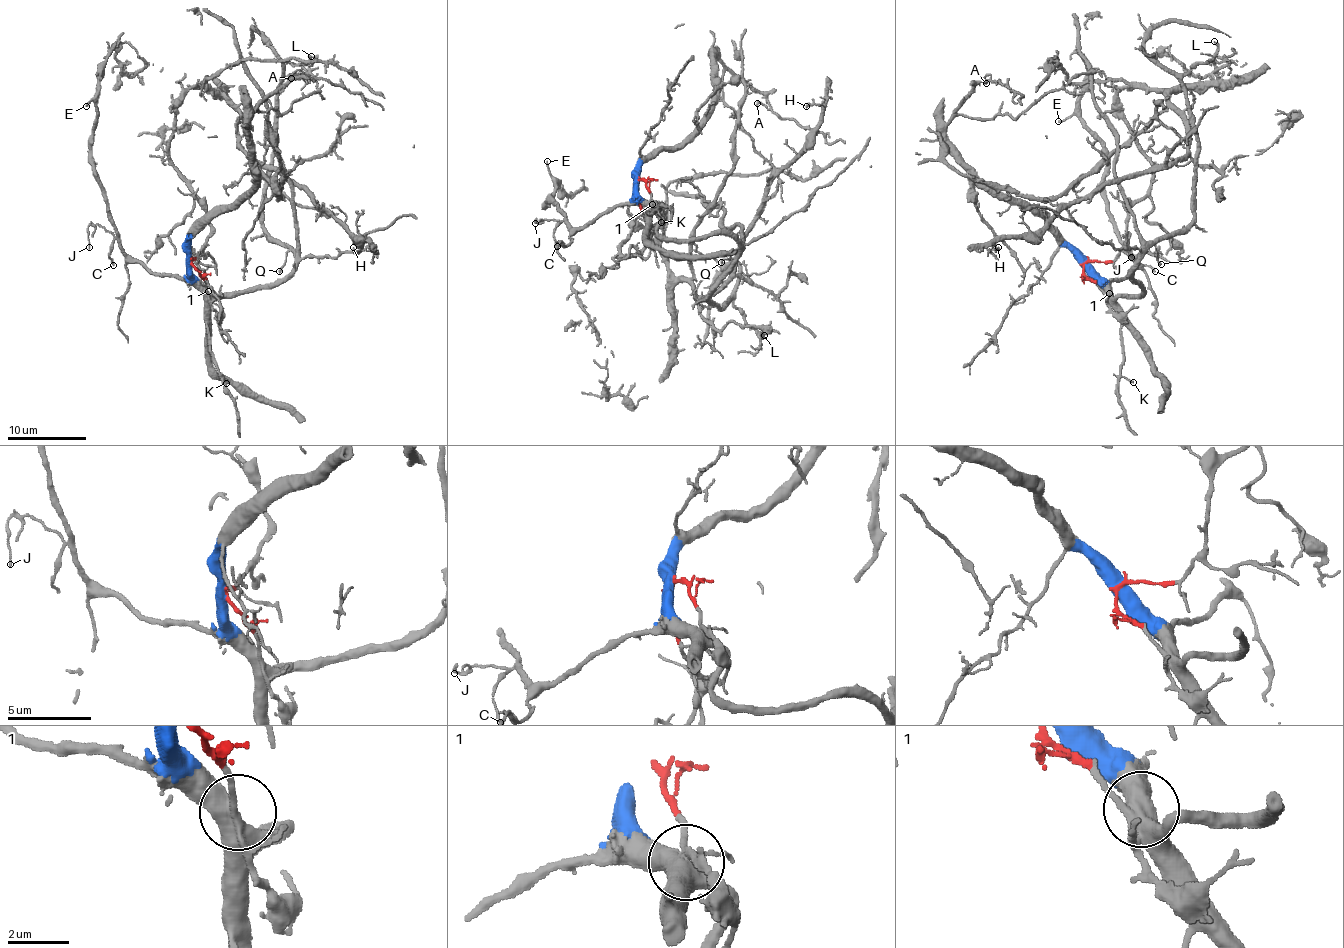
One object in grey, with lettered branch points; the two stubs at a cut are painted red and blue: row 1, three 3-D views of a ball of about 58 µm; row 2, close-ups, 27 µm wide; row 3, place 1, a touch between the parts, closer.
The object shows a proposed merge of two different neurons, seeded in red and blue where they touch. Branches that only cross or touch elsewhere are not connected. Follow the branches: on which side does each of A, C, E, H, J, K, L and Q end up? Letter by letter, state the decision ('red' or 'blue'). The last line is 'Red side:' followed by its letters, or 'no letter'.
A: blue
C: blue
E: blue
H: red
J: blue
K: blue
L: blue
Q: blue
Red side: H

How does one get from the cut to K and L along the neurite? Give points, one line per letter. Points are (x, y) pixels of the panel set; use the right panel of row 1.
K: (1084, 263), (1084, 269), (1098, 283), (1119, 315), (1123, 352), (1120, 373), (1133, 383)
L: (1084, 263), (1112, 297), (1138, 297), (1140, 259), (1194, 216), (1197, 133), (1181, 79), (1213, 57), (1214, 41)

